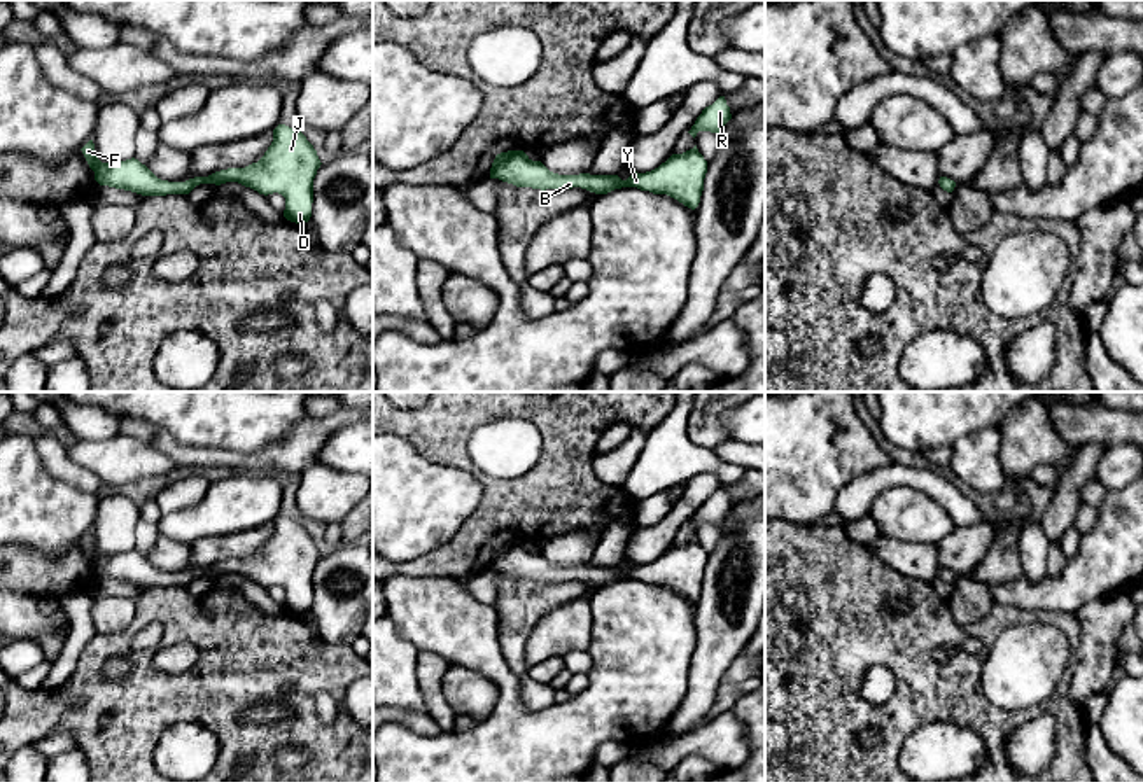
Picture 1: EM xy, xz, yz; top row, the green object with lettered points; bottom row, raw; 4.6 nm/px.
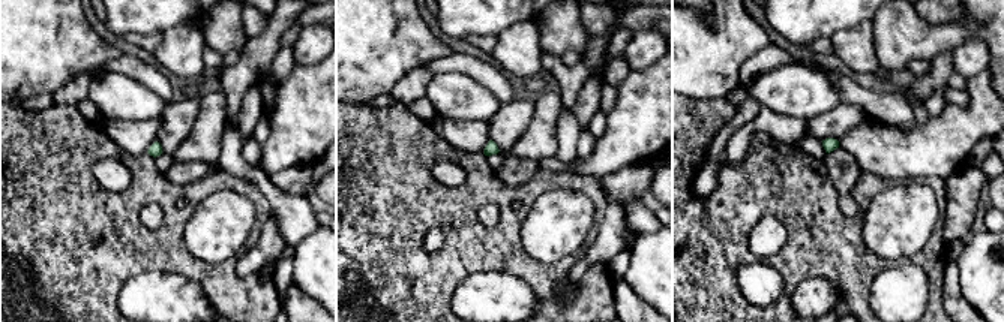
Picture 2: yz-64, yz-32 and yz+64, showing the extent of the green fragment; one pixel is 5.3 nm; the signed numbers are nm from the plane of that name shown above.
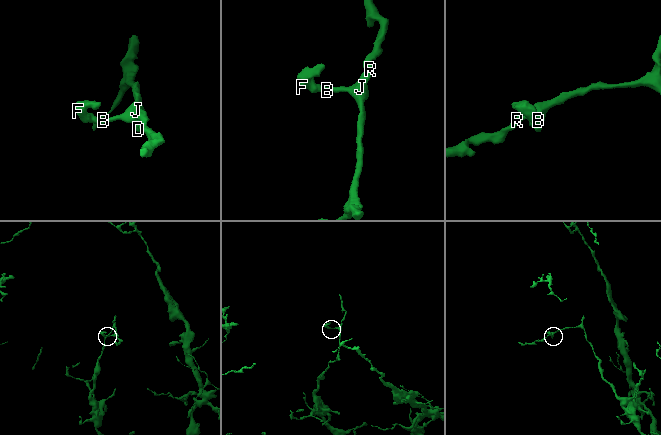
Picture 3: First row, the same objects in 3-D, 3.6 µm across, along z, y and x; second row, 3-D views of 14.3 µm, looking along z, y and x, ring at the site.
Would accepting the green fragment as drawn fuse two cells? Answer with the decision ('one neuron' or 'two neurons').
one neuron

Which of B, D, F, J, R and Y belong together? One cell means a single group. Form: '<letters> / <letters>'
B D F J R Y

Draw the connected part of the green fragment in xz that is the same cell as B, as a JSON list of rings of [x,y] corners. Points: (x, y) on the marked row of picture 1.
[[[697,145],[683,154],[672,154],[651,171],[634,171],[627,180],[618,175],[558,175],[550,171],[541,161],[532,161],[523,150],[497,154],[490,168],[490,178],[499,178],[516,187],[541,191],[581,187],[595,194],[637,187],[653,194],[667,194],[691,210],[700,203],[705,173],[707,161]]]

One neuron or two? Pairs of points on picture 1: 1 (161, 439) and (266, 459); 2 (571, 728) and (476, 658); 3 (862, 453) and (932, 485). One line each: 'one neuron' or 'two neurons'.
1: one neuron
2: one neuron
3: two neurons

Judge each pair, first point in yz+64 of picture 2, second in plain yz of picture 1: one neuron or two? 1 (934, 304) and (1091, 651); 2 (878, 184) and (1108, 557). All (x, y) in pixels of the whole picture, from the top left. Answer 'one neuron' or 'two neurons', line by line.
1: two neurons
2: two neurons

